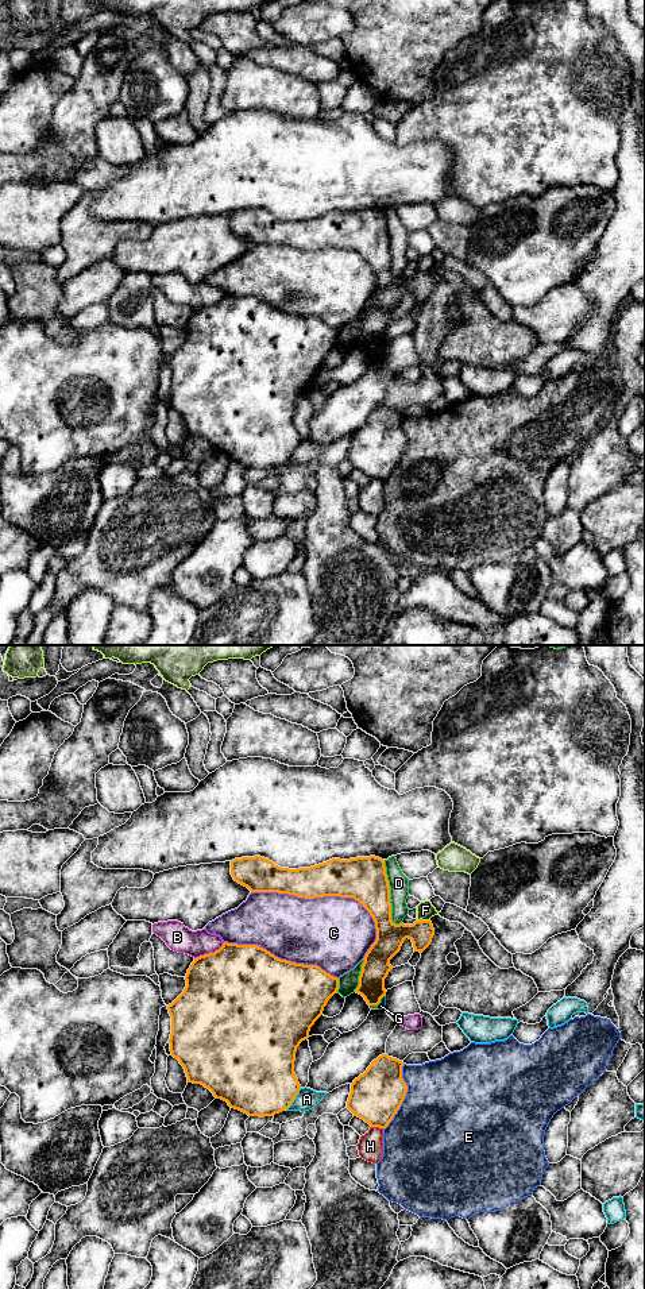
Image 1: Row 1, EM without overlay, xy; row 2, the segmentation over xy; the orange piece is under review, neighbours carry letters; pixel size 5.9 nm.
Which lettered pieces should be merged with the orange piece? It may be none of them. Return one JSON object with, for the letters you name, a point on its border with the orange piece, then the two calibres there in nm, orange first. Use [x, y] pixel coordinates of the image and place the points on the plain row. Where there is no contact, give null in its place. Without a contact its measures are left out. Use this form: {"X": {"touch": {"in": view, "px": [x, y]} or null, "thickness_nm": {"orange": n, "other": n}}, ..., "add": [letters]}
{"add": []}

